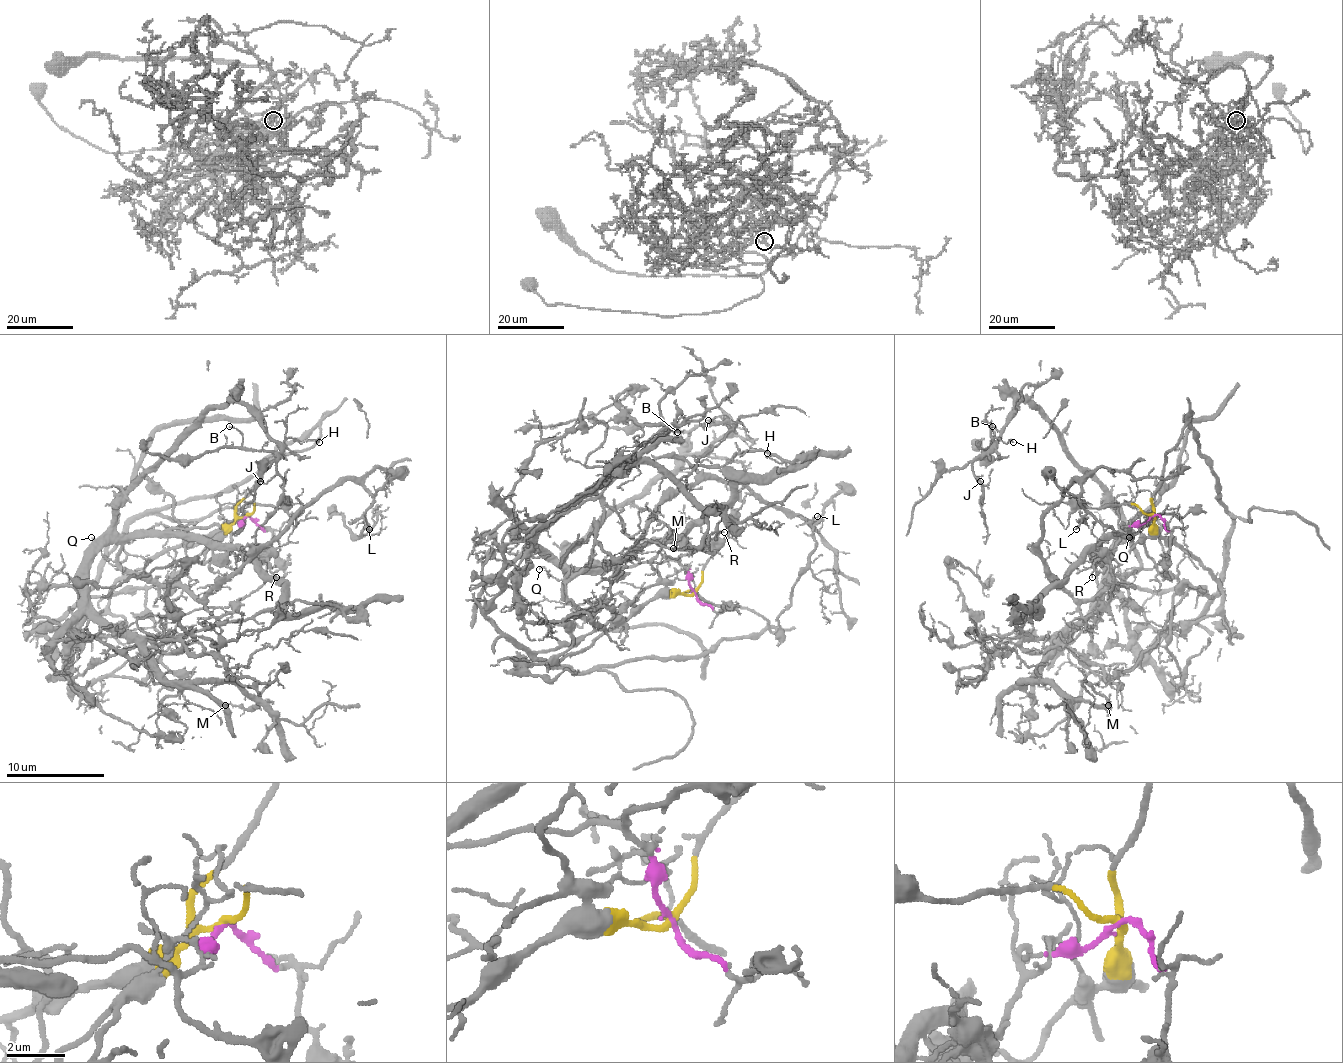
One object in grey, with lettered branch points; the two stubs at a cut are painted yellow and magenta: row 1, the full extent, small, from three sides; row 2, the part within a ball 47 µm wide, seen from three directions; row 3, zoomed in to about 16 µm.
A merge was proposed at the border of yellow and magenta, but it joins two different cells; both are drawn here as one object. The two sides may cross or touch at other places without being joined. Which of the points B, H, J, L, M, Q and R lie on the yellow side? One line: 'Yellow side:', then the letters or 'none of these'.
Yellow side: none of these

